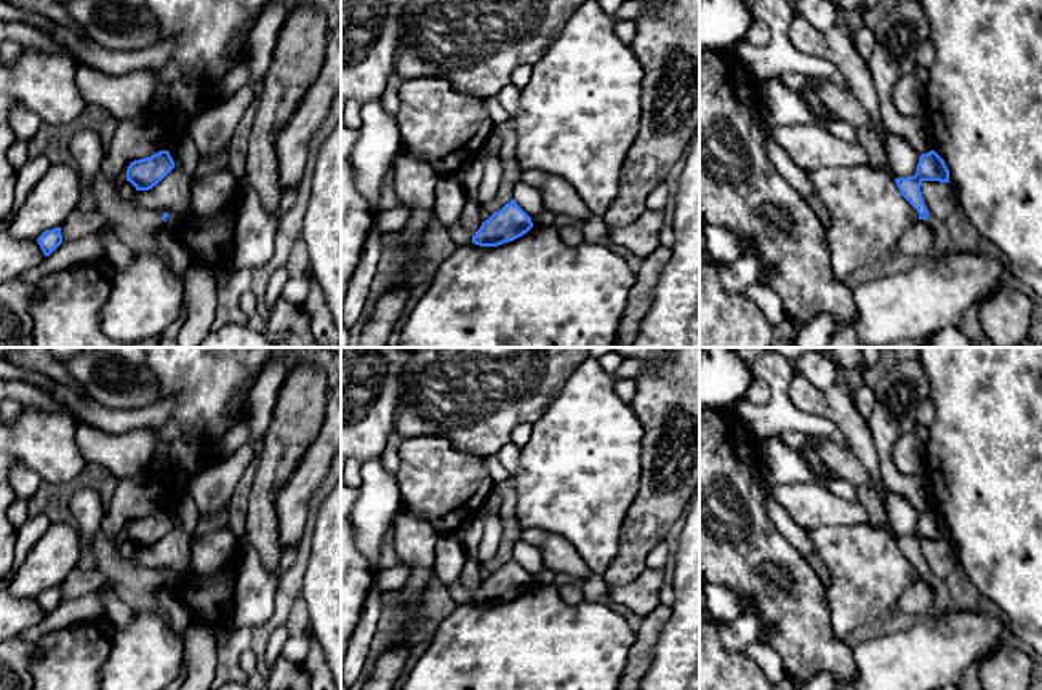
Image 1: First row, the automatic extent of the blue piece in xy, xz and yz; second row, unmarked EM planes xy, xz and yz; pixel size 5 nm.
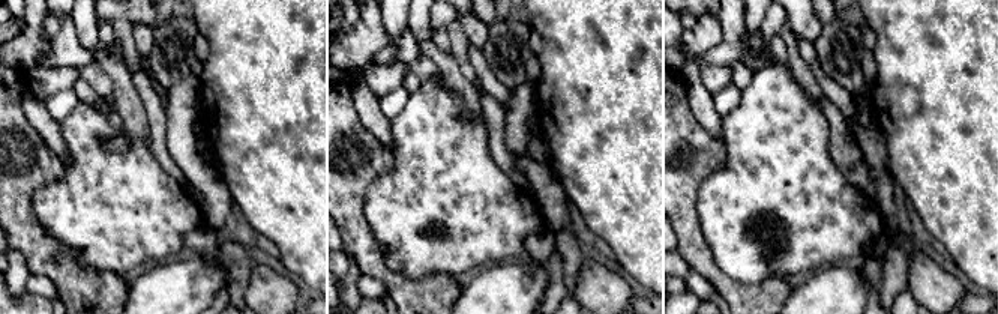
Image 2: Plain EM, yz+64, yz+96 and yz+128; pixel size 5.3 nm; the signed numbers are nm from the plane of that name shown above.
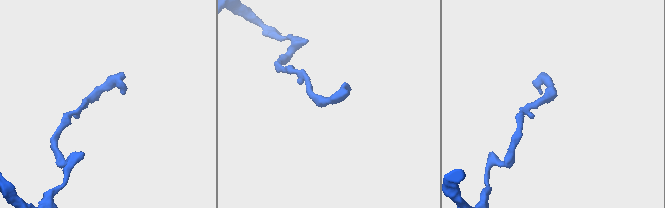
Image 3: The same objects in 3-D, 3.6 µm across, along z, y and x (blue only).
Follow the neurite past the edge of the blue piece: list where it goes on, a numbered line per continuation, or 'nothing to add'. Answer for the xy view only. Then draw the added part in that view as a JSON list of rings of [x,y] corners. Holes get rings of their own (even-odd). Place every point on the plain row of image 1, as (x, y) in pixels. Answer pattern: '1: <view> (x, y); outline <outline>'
nothing to add

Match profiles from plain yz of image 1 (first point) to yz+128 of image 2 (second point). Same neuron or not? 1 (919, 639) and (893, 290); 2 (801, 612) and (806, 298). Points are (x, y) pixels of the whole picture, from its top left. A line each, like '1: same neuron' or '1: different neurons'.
1: different neurons
2: different neurons

